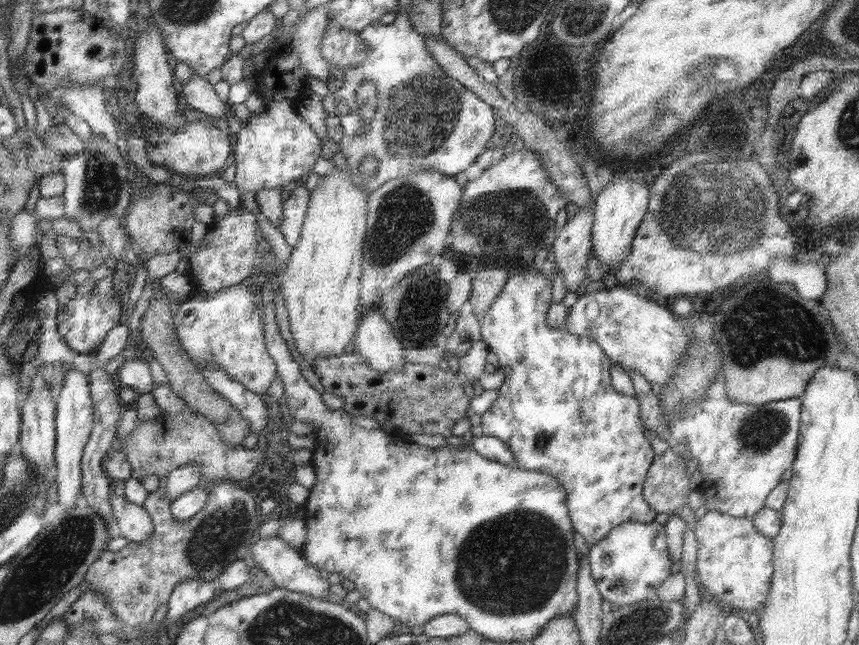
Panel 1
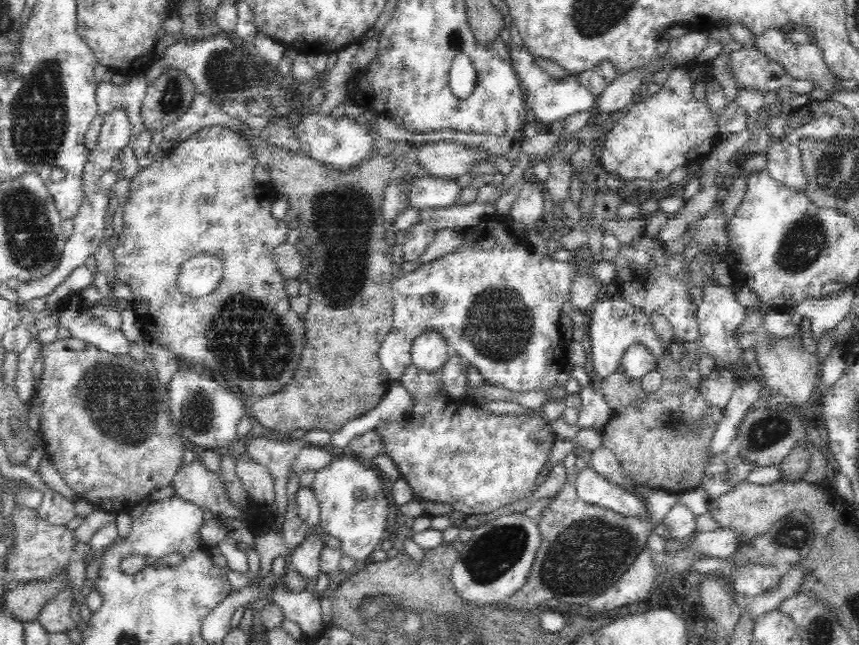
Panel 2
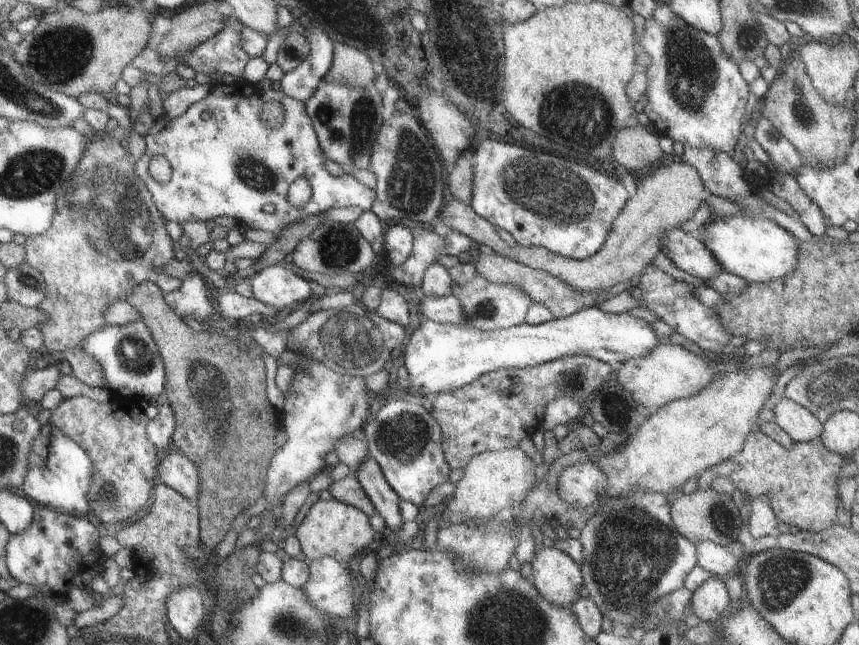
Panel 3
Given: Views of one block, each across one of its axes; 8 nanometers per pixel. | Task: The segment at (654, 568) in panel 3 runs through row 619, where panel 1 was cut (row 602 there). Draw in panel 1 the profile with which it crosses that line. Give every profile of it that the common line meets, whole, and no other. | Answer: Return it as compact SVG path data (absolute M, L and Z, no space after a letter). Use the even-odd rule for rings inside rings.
M623 522L611 528L603 540L599 540L595 546L589 546L587 562L603 600L619 608L641 604L649 596L655 596L661 582L665 582L665 578L671 576L671 566L675 564L667 552L663 526L655 522Z

